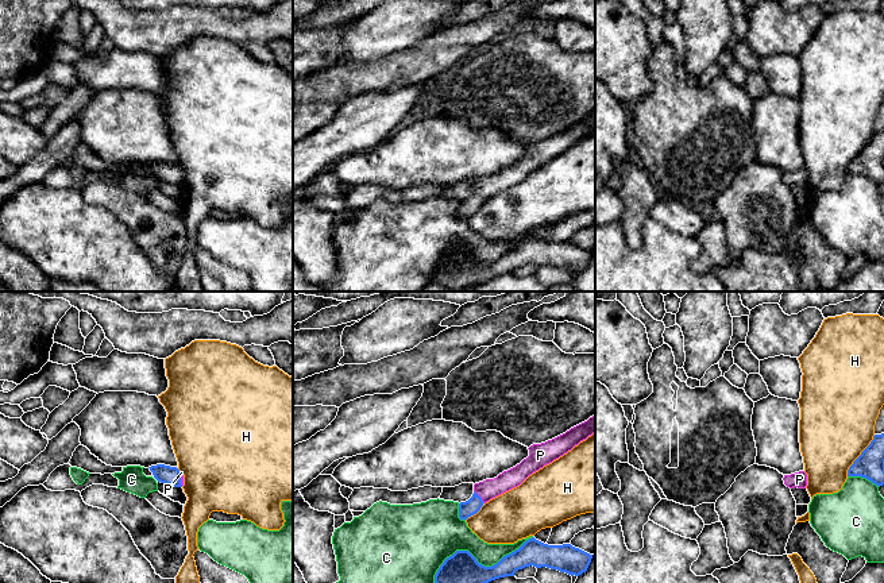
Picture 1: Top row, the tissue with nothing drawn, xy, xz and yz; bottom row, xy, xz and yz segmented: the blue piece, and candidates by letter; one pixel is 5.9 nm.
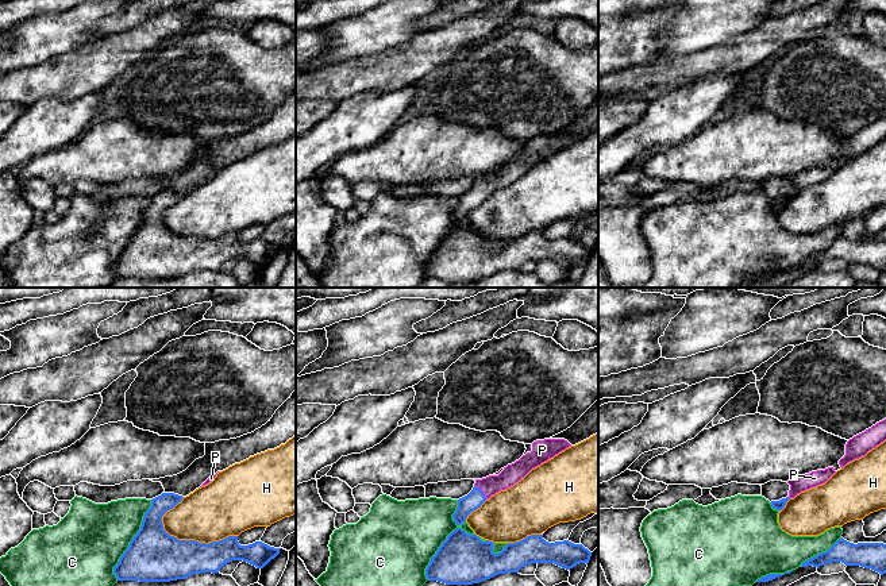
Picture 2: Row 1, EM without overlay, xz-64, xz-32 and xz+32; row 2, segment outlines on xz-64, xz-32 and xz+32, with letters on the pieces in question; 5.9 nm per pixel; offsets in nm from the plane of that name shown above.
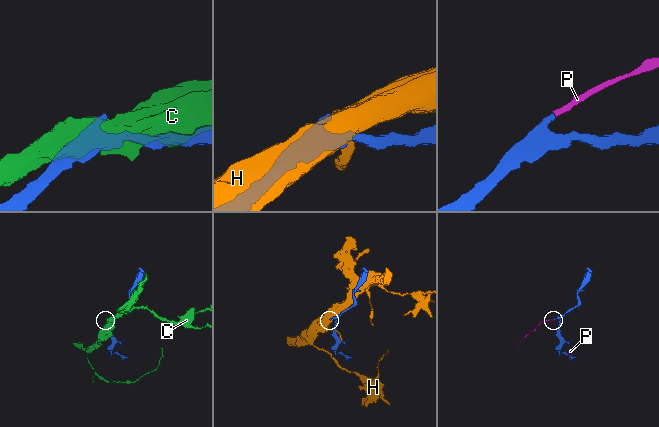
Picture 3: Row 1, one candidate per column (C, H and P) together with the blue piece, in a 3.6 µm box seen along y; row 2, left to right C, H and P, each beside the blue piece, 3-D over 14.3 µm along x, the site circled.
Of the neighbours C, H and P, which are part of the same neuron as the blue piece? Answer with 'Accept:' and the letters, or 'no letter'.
Accept: P

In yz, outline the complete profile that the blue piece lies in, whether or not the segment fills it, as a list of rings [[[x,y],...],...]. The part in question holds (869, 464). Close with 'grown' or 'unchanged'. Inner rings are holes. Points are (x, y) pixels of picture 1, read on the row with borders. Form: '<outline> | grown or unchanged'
[[[884,433],[875,435],[848,470],[848,476],[861,476],[876,486],[884,484]]] | unchanged

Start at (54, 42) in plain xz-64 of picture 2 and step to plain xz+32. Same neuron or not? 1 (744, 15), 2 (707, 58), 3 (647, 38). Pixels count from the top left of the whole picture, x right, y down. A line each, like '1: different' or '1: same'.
1: same
2: different
3: different

